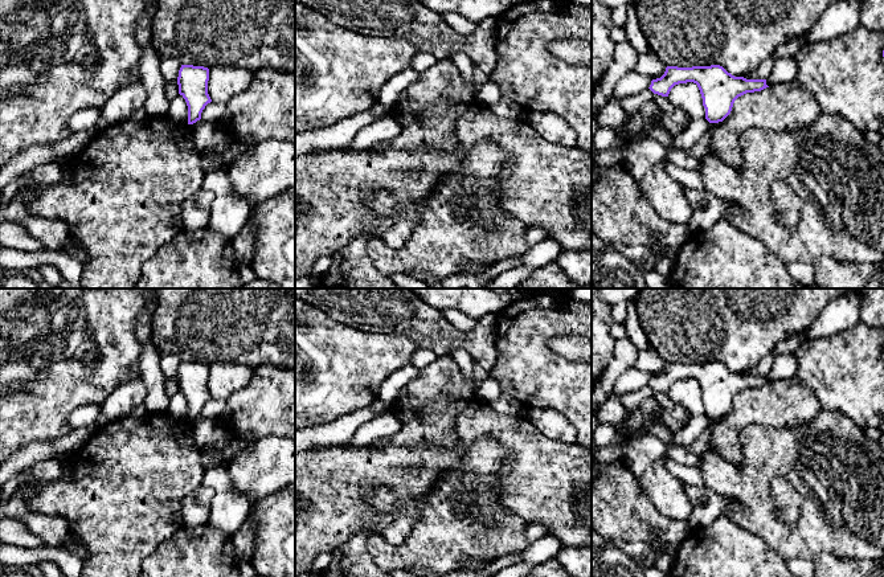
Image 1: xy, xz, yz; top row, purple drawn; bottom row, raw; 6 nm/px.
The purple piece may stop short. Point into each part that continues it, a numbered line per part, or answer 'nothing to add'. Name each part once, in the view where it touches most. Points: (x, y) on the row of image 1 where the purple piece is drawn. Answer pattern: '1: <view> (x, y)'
nothing to add

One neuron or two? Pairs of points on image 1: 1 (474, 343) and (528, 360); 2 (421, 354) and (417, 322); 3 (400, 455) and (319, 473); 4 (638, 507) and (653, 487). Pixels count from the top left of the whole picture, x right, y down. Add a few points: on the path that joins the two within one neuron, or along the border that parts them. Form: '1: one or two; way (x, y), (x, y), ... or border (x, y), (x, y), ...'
1: two; border (498, 319), (495, 340), (496, 363), (488, 371)
2: two; border (418, 347), (428, 348), (437, 356)
3: one; way (380, 467), (339, 469)
4: two; border (639, 483), (651, 503), (666, 518)

